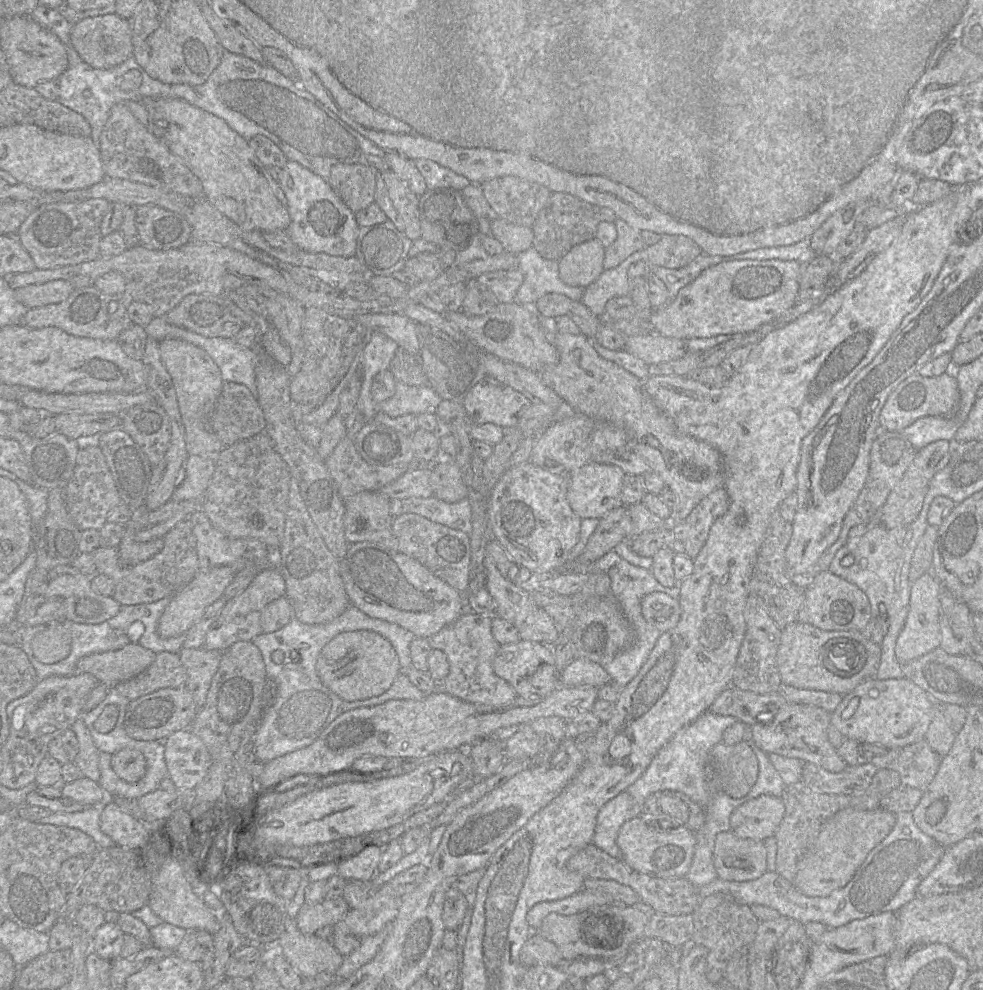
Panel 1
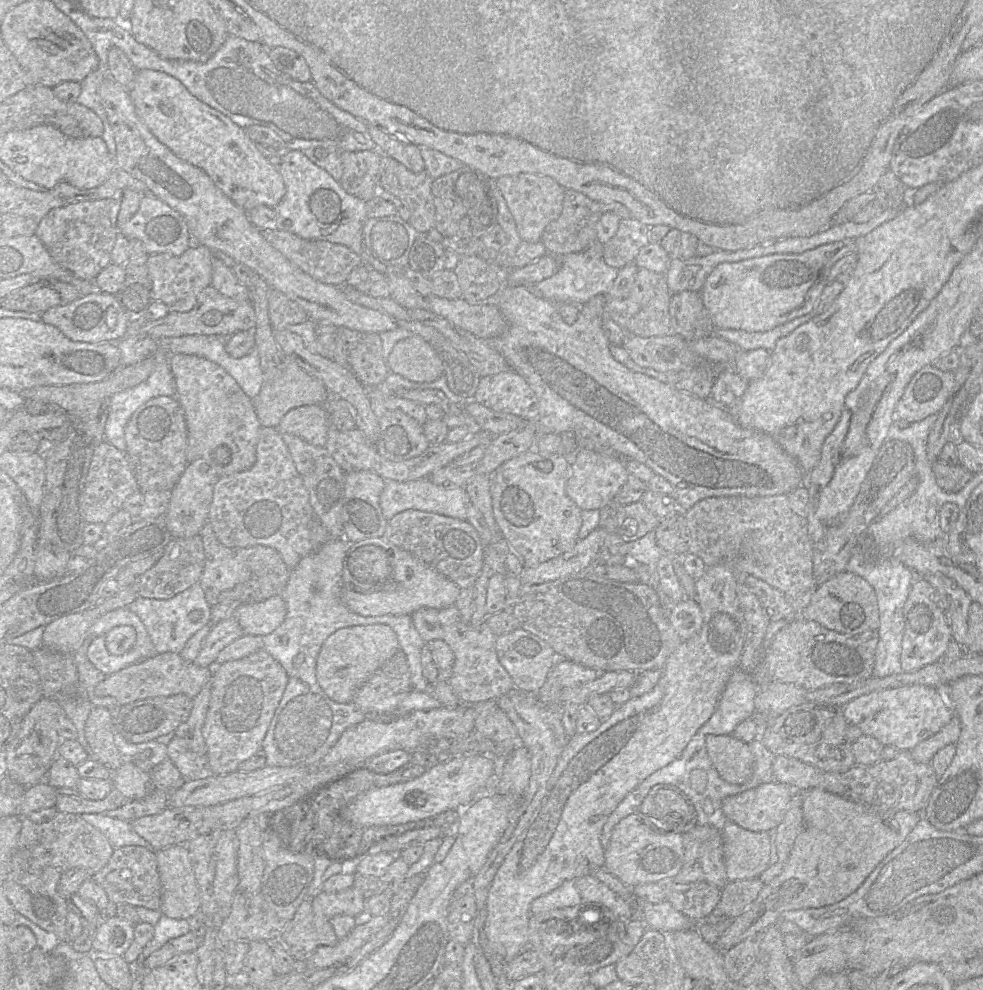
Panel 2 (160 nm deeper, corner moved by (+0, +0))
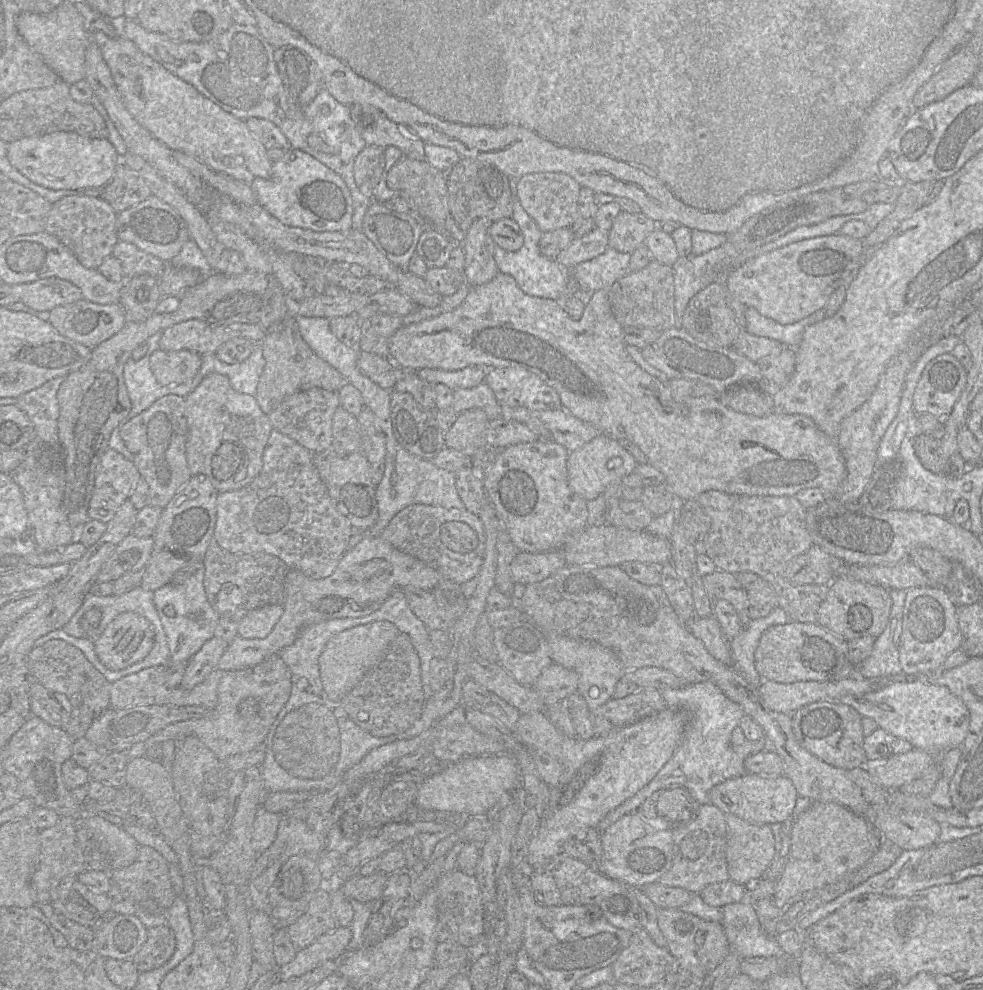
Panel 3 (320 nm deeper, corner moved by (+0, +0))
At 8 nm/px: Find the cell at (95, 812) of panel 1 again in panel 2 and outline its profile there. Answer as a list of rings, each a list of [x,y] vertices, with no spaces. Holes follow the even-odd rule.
[[[82,814],[84,821],[97,828],[114,849],[140,846],[152,849],[151,845],[133,829],[131,822],[112,818],[102,814]]]

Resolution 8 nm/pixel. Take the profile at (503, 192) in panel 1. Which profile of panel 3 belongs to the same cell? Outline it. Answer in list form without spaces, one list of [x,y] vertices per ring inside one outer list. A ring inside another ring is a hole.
[[[537,172],[515,180],[515,199],[518,200],[544,233],[563,227],[571,227],[576,218],[581,185],[571,176],[561,172]]]

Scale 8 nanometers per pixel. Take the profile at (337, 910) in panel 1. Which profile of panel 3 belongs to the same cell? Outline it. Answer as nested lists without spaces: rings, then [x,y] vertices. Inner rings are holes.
[[[380,871],[368,876],[353,876],[342,884],[340,890],[349,900],[372,903],[382,894],[387,878],[388,875]]]

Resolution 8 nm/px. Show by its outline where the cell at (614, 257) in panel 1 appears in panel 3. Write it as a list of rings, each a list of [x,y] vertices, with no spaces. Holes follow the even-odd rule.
[[[621,211],[608,233],[608,247],[619,252],[631,253],[659,225],[645,214]]]

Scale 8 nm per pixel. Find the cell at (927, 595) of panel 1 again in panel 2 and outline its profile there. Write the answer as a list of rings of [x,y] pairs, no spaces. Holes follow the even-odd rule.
[[[918,577],[913,582],[903,609],[905,621],[901,651],[901,668],[903,672],[913,672],[941,661],[945,657],[948,644],[952,639],[951,629],[938,604],[938,595],[925,578]]]

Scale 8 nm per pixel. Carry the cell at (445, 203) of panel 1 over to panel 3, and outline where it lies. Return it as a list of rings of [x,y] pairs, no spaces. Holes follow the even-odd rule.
[[[461,157],[446,174],[451,217],[463,232],[480,218],[493,222],[501,218],[511,218],[515,200],[515,180],[489,162]]]

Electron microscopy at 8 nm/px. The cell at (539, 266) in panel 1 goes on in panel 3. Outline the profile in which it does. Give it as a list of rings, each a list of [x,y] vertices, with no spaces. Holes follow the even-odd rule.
[[[608,247],[595,258],[581,262],[571,268],[570,277],[578,284],[581,296],[600,289],[609,289],[620,278],[628,275],[631,253],[619,252]]]

